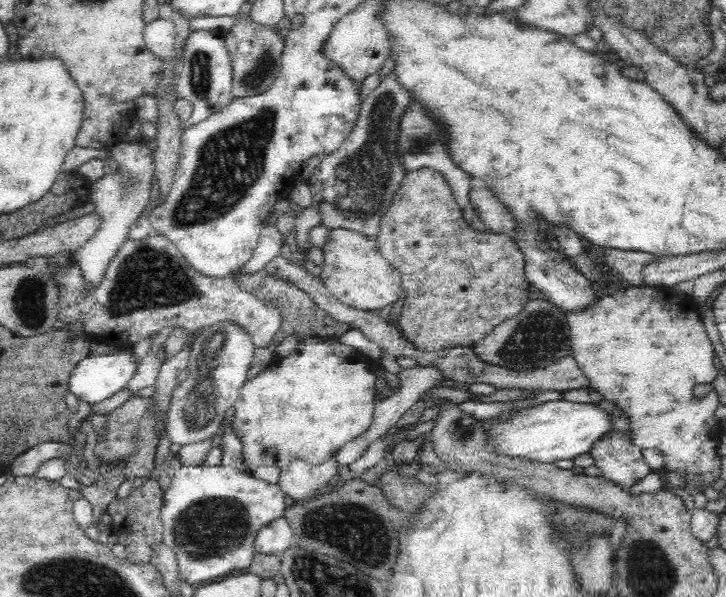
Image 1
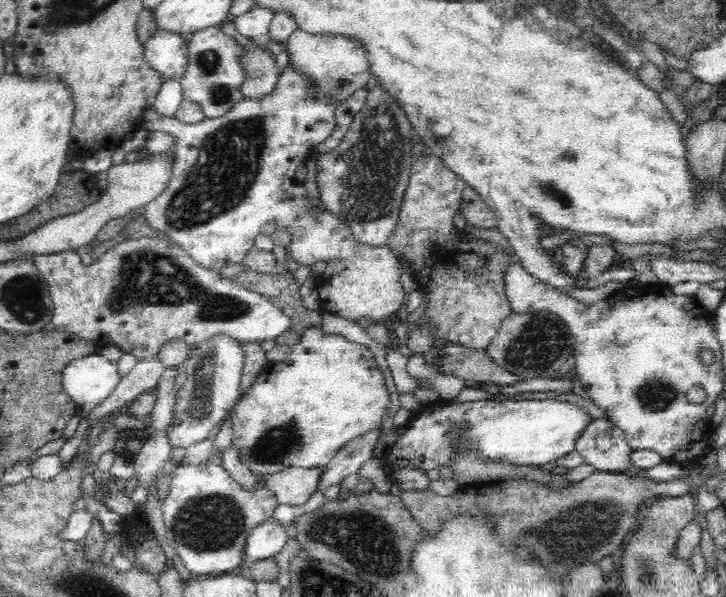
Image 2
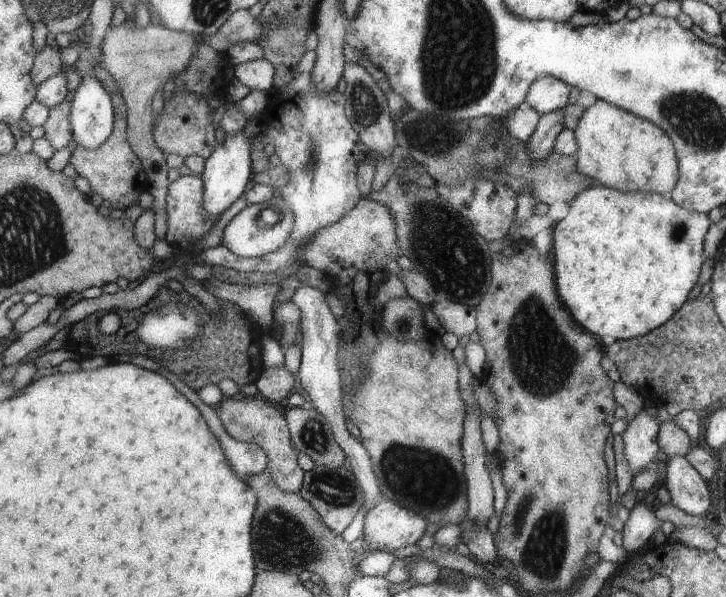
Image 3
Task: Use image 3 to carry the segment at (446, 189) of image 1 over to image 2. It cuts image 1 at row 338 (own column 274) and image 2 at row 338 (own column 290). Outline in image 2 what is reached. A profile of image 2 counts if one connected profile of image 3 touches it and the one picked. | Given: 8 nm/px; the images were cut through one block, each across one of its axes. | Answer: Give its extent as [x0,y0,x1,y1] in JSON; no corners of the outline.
[385,153,515,350]

